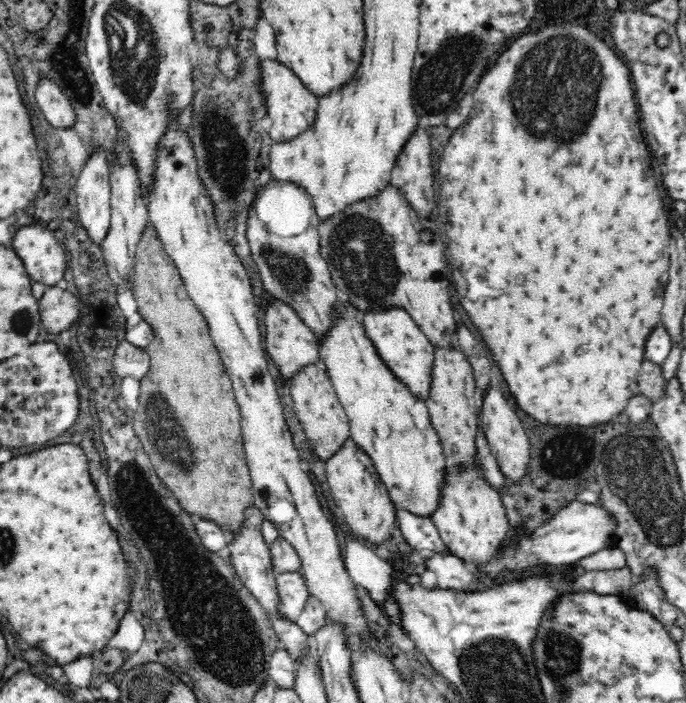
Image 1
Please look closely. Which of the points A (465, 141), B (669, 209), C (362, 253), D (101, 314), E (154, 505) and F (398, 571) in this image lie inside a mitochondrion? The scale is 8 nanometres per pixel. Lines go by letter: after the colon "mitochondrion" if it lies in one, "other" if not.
A: other
B: other
C: mitochondrion
D: other
E: mitochondrion
F: other

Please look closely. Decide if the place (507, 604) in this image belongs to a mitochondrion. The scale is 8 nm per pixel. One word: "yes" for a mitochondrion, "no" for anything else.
no

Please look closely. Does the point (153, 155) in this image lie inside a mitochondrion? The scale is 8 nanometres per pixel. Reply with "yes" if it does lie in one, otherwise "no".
no

